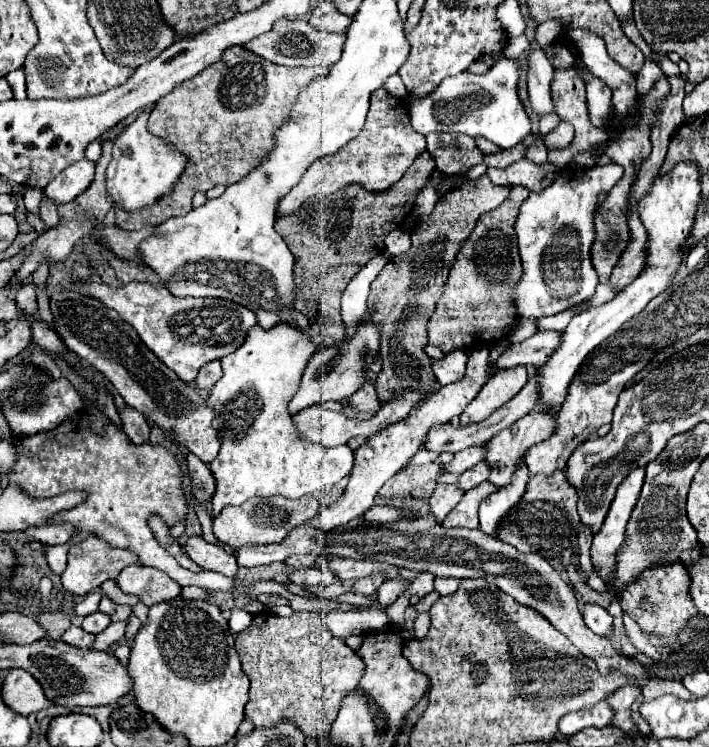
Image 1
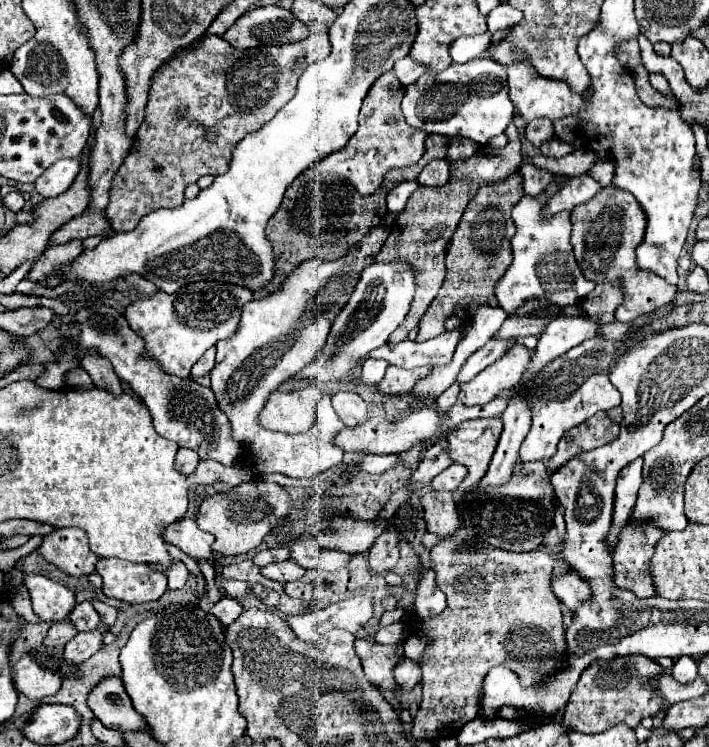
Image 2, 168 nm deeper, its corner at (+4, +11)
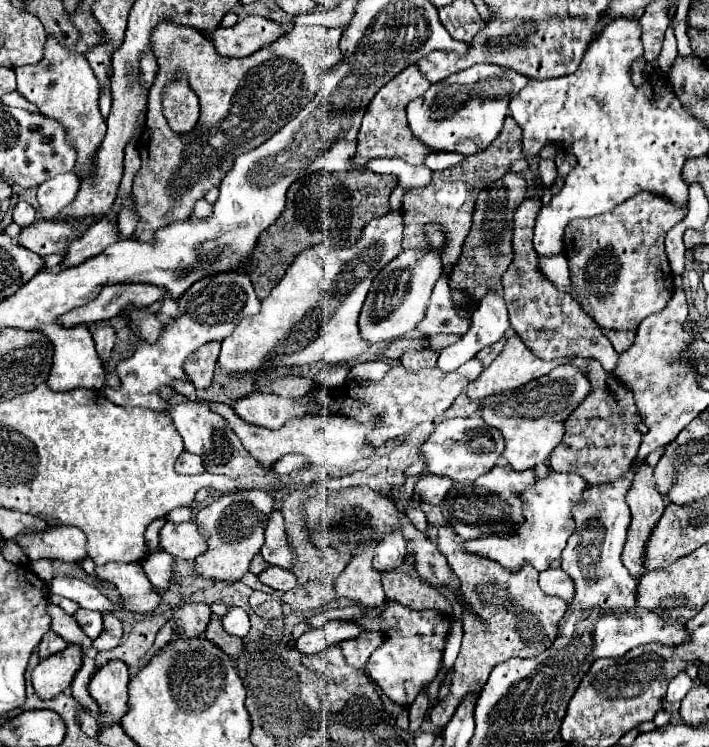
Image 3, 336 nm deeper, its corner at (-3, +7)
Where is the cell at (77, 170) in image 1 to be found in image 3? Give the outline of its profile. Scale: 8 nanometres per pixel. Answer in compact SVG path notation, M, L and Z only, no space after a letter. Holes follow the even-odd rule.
M74 171L52 177L50 181L44 181L38 187L38 203L40 203L40 217L42 219L56 219L58 213L70 205L70 201L74 201L76 193L78 193L80 181L78 175Z

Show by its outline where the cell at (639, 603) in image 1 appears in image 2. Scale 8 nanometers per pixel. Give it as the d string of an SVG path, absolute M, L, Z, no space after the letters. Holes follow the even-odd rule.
M627 525L613 553L613 581L619 589L635 593L639 599L655 595L655 581L651 583L651 557L655 555L655 543L659 543L661 529L647 525L637 529Z

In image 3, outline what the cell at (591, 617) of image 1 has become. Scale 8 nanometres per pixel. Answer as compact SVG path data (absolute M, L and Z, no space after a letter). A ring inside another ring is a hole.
M546 569L540 573L540 589L546 595L558 595L566 603L574 597L574 581L562 569Z

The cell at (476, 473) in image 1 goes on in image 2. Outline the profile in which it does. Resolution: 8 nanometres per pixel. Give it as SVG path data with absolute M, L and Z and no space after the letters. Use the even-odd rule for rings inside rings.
M453 463L431 481L431 487L435 491L455 491L459 487L459 483L465 479L465 473L467 473L467 469L463 469L463 465Z

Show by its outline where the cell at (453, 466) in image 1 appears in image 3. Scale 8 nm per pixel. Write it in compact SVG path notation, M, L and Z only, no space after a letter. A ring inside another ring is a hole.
M394 531L376 545L372 567L380 573L394 571L404 563L404 557L406 557L406 541L398 531Z

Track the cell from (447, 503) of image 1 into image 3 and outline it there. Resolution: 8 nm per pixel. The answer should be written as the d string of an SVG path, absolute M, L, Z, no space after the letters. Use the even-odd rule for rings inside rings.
M450 525L438 527L438 549L448 559L450 569L458 575L466 603L480 613L484 623L464 611L464 637L458 659L452 667L450 695L444 701L438 701L430 711L430 721L438 727L444 727L450 721L450 715L454 715L464 695L482 689L490 671L498 663L510 657L536 657L548 649L558 635L558 621L566 613L566 601L560 597L548 597L540 589L538 571L534 567L526 565L512 573L486 557L466 553L462 543L464 541L456 537Z

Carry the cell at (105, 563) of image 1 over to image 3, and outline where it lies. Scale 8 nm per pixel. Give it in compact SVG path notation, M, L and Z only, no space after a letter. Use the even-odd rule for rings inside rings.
M56 525L38 533L26 533L16 541L30 561L62 559L80 563L86 557L86 535L80 529Z

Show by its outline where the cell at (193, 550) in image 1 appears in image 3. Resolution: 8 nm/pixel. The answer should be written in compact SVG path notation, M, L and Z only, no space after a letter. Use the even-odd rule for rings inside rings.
M192 521L188 523L166 523L160 531L160 543L166 553L170 553L176 559L190 559L194 561L198 555L206 551L206 541L198 533L196 525Z

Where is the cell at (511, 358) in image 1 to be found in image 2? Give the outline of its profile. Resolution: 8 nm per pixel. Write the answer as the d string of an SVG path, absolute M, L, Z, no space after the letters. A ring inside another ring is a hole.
M491 339L487 345L483 345L483 349L475 351L467 363L463 365L457 381L465 383L471 381L479 371L483 371L485 367L493 365L499 357L503 357L503 353L507 353L507 349L515 343L515 339Z

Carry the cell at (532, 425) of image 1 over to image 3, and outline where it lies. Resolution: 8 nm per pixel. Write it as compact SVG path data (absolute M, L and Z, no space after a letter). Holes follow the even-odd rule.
M476 415L446 419L442 421L432 435L420 445L420 455L426 461L426 473L450 477L452 481L474 481L480 475L488 473L500 459L504 451L504 437L498 429L476 429Z

